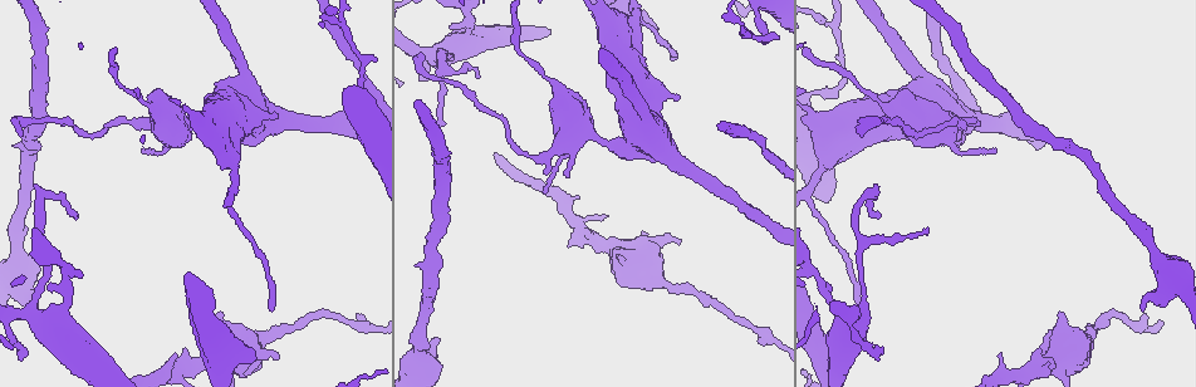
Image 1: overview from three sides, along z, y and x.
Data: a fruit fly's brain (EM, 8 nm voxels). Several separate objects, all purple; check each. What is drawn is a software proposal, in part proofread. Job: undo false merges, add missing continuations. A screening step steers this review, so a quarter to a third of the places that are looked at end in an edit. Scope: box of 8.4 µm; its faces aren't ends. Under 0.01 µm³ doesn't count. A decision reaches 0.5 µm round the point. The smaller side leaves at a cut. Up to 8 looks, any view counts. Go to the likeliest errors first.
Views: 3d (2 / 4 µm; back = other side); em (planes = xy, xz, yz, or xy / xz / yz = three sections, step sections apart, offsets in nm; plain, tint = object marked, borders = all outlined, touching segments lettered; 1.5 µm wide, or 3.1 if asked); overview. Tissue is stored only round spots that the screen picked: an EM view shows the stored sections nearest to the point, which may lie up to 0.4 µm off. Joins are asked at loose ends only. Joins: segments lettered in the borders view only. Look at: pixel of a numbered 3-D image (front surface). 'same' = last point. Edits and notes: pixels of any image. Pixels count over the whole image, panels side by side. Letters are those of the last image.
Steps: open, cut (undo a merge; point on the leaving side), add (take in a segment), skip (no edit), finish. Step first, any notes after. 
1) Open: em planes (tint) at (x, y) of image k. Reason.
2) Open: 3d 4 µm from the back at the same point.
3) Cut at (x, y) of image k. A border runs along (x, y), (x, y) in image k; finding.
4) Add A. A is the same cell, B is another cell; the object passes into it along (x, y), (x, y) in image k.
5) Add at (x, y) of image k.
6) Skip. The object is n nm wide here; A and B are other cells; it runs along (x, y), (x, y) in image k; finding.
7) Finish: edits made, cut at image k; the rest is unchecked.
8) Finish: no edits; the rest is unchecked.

Open: 3d 2 µm at (23, 134) of image 1. End of a long branch.

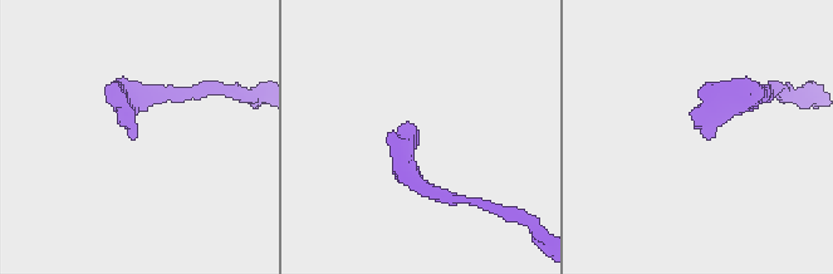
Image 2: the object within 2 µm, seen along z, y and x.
Open: em xz step 8 (borders) at (415, 137) of image 2.

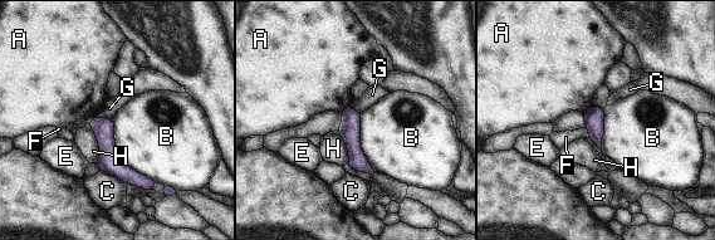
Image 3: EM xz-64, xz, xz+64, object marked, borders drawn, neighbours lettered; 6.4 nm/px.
Skip. The object is 130 nm wide here; A, B, C, E, F, G and H are other cells; a border runs along (112, 118), (118, 155), (157, 182) in image 3; none of them fits.

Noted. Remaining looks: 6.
Open: 3d 4 µm at (435, 339) of image 1. Free end.

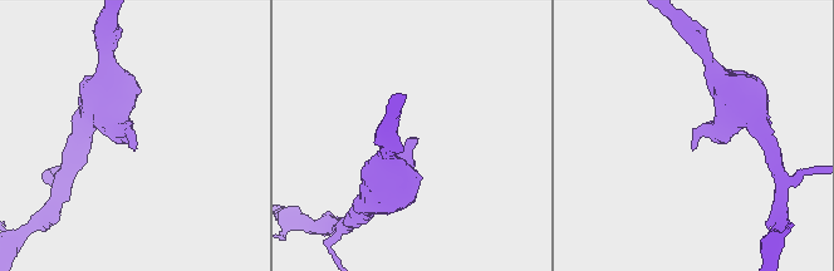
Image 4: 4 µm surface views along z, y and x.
Open: em planes (tint) at (134, 148) of image 4. Need the tissue.

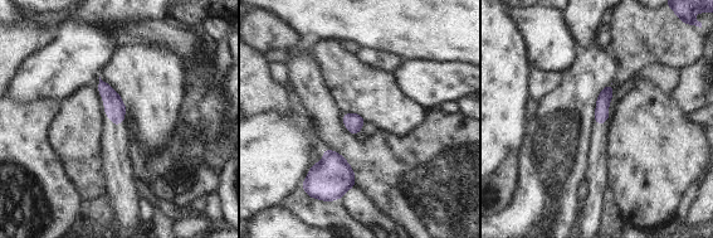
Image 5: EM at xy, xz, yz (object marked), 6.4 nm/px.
Open: em planes (borders) at the same point. See the neighbours.

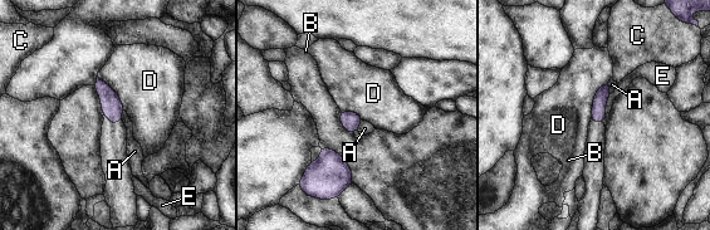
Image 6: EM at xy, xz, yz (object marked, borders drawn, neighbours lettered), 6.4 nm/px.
Skip. A, B, C, D and E are other cells; a border runs along (123, 111), (121, 120) in image 6; none of them fits.

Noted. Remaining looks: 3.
Open: 3d 4 µm at (132, 125) of image 1. Calibre changes.

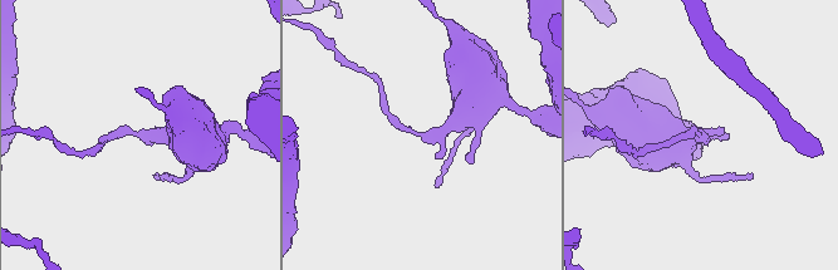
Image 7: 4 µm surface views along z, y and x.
Open: em planes (borders) at (422, 135) of image 7.

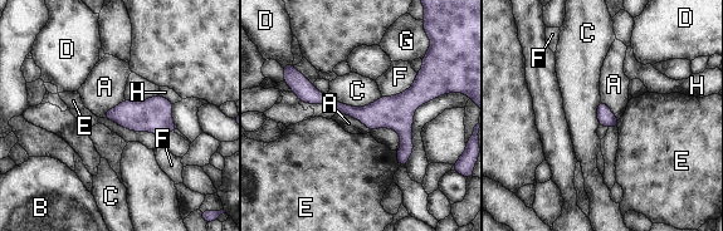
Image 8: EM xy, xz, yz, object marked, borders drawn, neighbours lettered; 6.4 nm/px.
Skip. A, B, C, D, E, F, G and H are other cells; it runs along (292, 84), (355, 112), (434, 94) in image 8; all the same neuron.

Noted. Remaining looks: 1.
Finish: no edits; the rest is unchecked.

